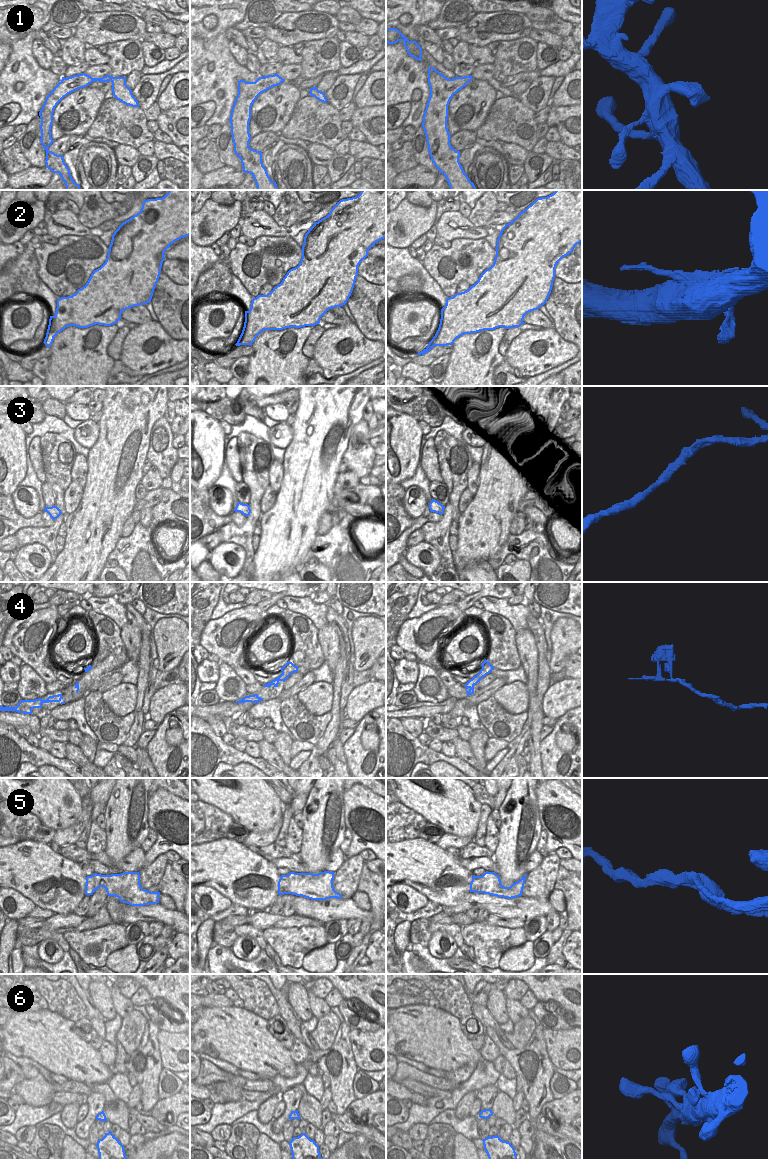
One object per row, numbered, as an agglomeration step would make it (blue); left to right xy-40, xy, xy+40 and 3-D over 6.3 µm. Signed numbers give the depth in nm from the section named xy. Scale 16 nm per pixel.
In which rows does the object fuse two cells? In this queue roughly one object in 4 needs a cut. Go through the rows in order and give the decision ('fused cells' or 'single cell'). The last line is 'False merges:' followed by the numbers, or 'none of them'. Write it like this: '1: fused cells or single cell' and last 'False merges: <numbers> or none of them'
1: single cell
2: fused cells
3: single cell
4: fused cells
5: fused cells
6: single cell
False merges: 2, 4, 5

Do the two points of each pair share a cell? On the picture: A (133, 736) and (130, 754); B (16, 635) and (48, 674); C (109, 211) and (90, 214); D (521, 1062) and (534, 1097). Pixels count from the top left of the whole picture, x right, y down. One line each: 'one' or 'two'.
A: two
B: one
C: one
D: one

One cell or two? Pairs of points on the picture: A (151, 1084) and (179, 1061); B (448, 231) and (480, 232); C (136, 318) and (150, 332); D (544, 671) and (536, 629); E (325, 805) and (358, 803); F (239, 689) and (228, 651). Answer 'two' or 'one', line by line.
A: two
B: one
C: two
D: one
E: two
F: two

